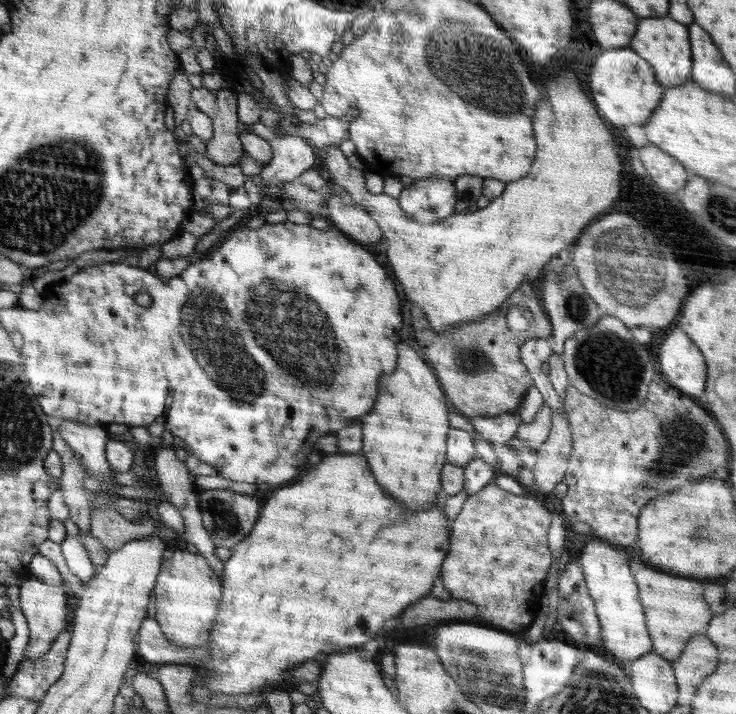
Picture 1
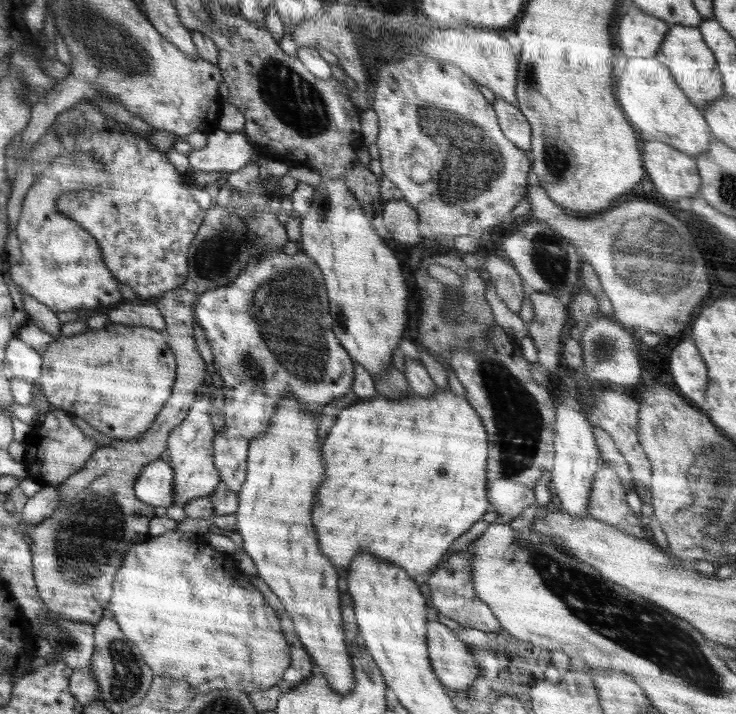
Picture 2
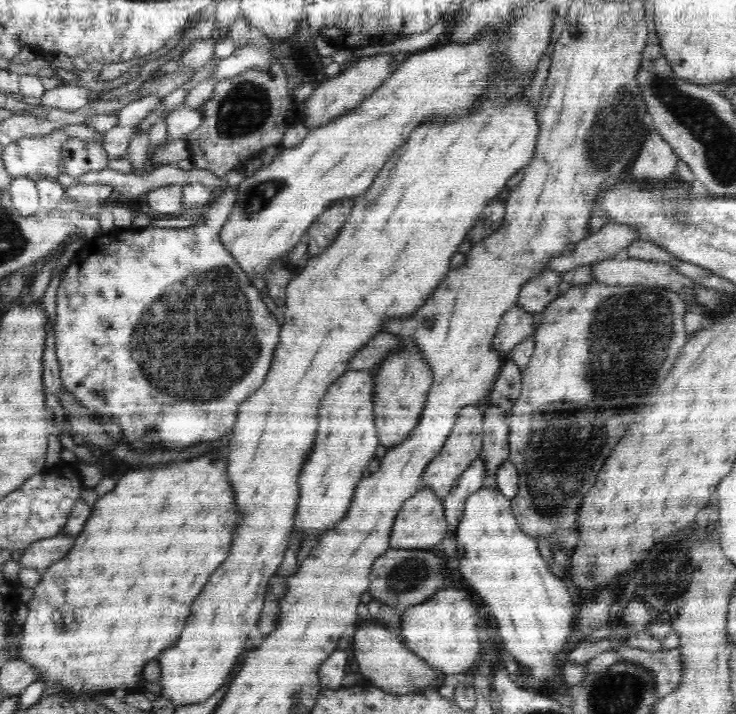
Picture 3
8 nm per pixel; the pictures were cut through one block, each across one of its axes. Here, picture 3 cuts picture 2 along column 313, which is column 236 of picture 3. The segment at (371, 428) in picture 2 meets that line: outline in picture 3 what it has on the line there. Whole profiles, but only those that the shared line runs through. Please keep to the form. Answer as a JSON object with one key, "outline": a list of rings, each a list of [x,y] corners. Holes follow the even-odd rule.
{"outline":[[[226,450],[218,452],[220,460],[210,460],[210,456],[200,456],[198,460],[172,464],[154,470],[134,470],[124,474],[116,484],[116,488],[101,496],[93,506],[92,516],[84,524],[82,532],[76,536],[74,546],[66,556],[53,562],[43,571],[43,578],[34,589],[33,598],[26,604],[27,617],[21,630],[22,638],[19,646],[19,658],[26,664],[38,669],[39,678],[50,686],[52,682],[59,684],[69,698],[80,698],[92,694],[122,693],[134,687],[142,680],[142,670],[145,664],[157,659],[168,646],[178,642],[178,636],[184,630],[184,624],[190,614],[190,604],[202,592],[210,574],[220,566],[230,550],[232,530],[238,522],[238,508],[234,504],[234,492],[226,478]]]}

